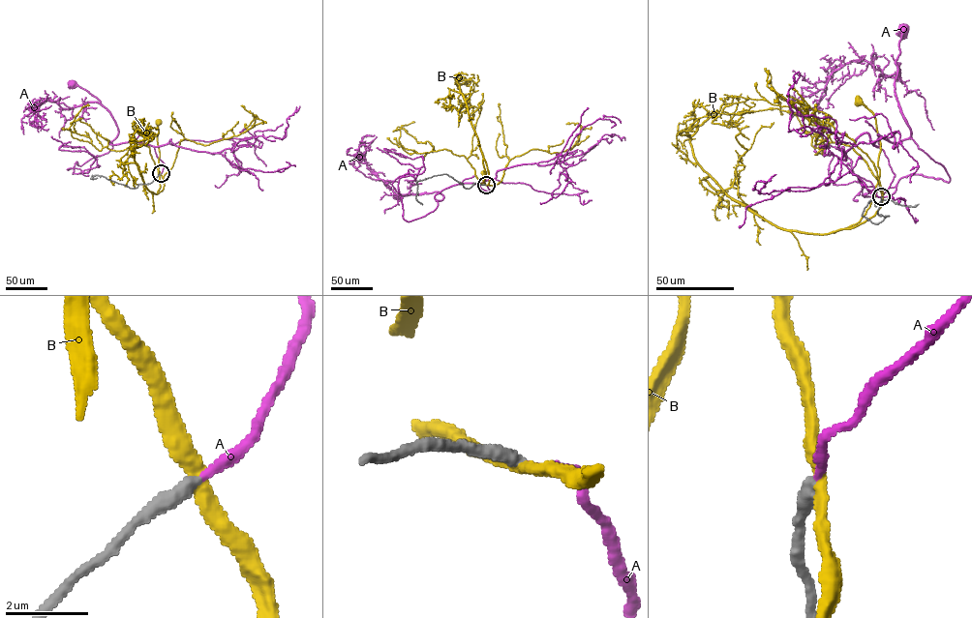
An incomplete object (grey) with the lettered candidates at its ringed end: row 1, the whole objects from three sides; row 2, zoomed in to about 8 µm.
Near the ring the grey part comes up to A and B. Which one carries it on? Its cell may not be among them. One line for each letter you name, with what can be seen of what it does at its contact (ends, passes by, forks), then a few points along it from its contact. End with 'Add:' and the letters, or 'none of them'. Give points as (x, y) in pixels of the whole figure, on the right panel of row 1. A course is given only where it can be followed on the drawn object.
A: it ends; course (881, 196), (895, 174), (878, 139), (899, 142), (909, 137), (911, 132), (895, 92), (896, 62), (904, 29)
Add: A

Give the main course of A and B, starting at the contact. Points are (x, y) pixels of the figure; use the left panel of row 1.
A: (161, 173), (164, 164), (153, 147), (136, 141), (109, 143), (118, 132), (111, 113), (96, 98), (74, 83)
B: (160, 173), (164, 185), (158, 192), (159, 122)

